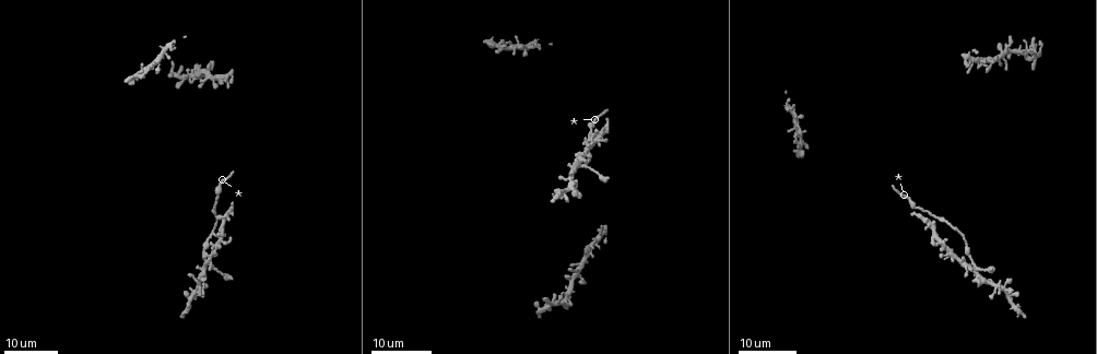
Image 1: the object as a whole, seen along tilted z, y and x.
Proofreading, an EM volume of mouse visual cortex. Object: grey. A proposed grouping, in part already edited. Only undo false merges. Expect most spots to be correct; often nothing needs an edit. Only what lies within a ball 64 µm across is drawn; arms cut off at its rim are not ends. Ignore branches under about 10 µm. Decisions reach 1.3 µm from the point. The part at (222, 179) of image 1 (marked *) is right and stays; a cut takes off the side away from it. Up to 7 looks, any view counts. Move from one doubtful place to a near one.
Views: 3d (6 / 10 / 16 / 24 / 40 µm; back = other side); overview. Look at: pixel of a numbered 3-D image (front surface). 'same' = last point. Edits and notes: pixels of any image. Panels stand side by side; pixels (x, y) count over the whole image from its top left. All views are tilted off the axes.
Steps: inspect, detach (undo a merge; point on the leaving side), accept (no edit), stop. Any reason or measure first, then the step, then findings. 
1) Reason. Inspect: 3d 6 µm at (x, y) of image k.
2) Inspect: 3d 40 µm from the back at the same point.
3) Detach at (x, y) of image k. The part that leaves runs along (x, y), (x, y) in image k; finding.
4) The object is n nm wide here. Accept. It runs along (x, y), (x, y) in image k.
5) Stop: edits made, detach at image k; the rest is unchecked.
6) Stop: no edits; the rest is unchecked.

Inspect: 3d 16 µm at (605, 109) of image 1.

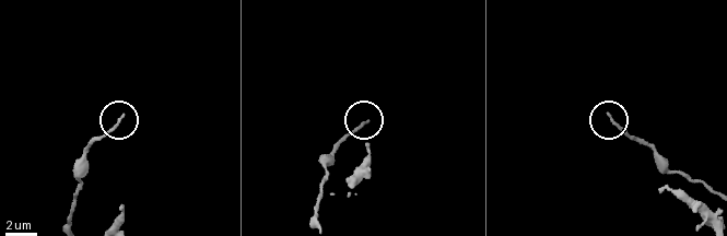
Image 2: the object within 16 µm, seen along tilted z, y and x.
Inspect: 3d 6 µm at (367, 121) of image 2.

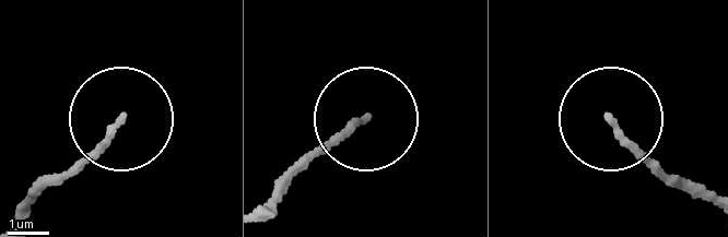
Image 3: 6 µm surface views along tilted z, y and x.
The object is 140 nm wide here. Accept. It runs along (285, 180), (362, 117) in image 3; one neuron here.

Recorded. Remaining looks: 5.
Sudden change in width. Inspect: 3d 24 µm at (919, 207) of image 1.

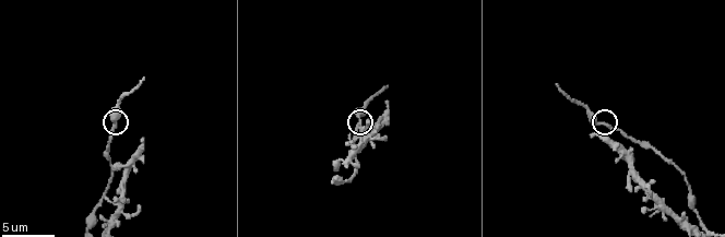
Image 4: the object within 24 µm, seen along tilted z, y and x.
Zoom in. Inspect: 3d 6 µm at (361, 121) of image 4.

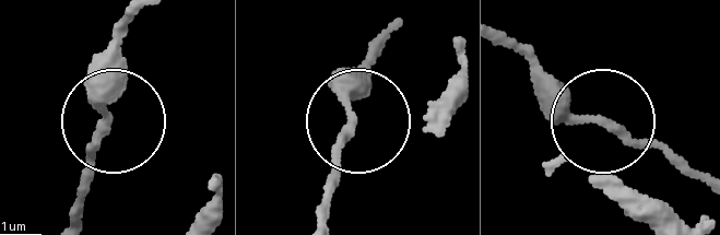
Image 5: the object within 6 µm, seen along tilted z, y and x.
Accept. It runs along (122, 22), (90, 184) in image 5; all the same neuron.

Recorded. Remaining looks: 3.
Sudden change in width. Inspect: 3d 6 µm at (95, 206) of image 4.

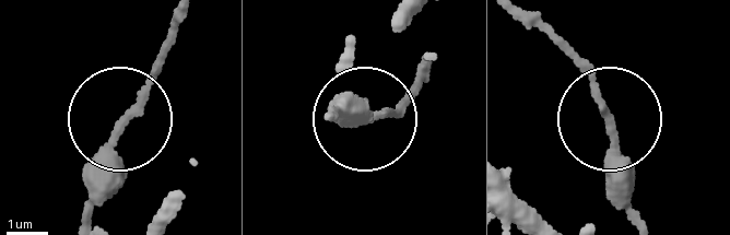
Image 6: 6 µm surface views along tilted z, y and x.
Inspect: 3d 6 µm from the back at (609, 124) of image 6.

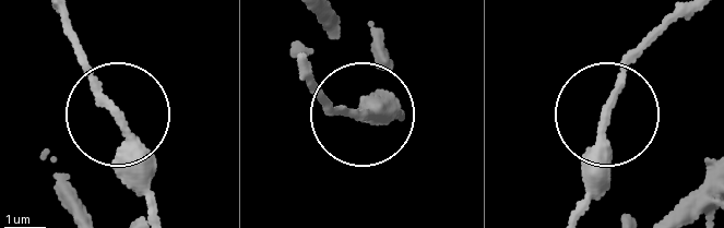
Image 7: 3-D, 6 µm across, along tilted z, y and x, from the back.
Accept. It runs along (63, 16), (116, 115), (123, 175), (147, 206) in image 7; continuous, no second neuron.

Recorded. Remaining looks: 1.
Stop: no edits; the rest is unchecked.

